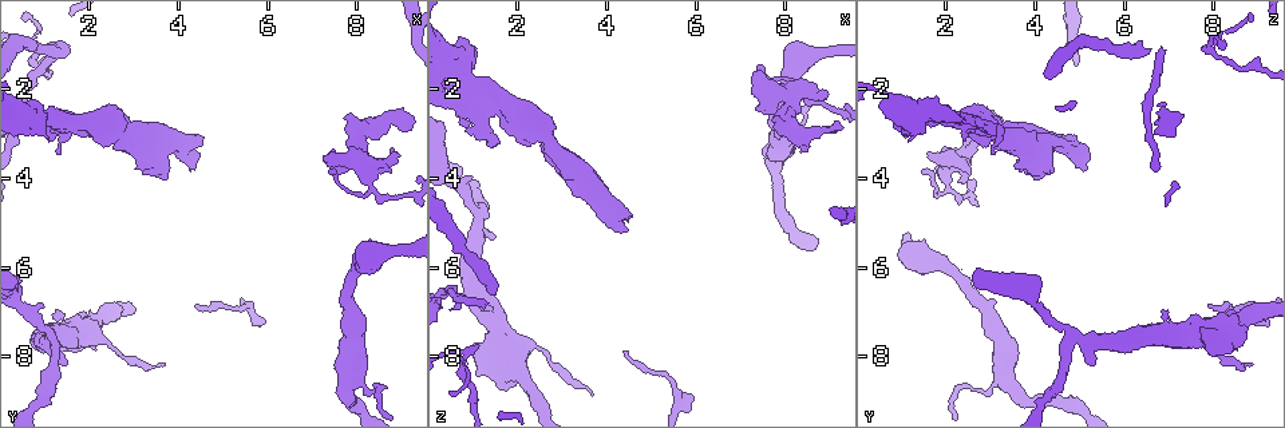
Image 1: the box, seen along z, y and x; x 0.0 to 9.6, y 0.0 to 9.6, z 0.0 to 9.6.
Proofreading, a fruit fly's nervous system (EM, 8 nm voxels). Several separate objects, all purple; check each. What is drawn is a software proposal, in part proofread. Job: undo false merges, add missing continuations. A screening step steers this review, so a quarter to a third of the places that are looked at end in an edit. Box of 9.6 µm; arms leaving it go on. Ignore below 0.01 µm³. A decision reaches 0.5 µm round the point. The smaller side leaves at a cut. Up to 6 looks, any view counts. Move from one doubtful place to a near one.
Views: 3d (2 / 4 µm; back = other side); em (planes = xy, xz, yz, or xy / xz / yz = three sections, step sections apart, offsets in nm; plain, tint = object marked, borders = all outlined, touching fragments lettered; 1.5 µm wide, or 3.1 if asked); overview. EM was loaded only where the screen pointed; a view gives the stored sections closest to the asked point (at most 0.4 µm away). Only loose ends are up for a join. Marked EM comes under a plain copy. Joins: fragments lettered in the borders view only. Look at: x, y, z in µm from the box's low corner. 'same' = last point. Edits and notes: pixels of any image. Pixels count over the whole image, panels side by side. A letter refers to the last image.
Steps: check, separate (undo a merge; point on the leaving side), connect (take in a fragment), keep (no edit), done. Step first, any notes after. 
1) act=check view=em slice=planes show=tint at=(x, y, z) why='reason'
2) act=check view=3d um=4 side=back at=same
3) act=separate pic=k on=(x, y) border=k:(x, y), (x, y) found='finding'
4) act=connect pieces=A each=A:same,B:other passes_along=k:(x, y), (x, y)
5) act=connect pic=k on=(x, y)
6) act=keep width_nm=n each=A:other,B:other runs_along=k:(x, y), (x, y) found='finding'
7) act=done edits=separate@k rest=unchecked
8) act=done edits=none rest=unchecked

act=check view=3d um=2 at=(1.10, 7.50, 4.90)

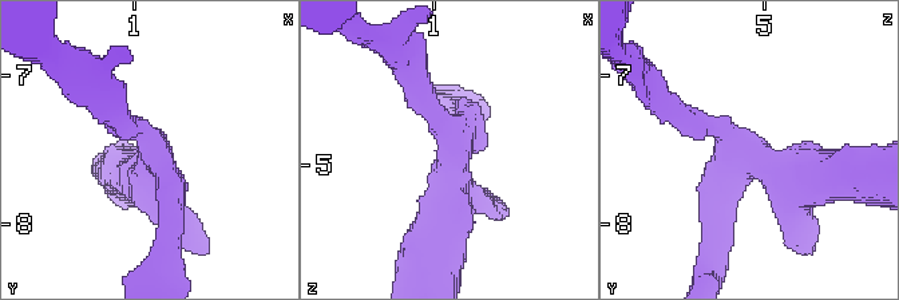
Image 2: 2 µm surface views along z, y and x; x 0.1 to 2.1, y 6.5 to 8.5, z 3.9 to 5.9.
act=check view=em slice=planes show=borders at=(1.14, 7.50, 4.88)

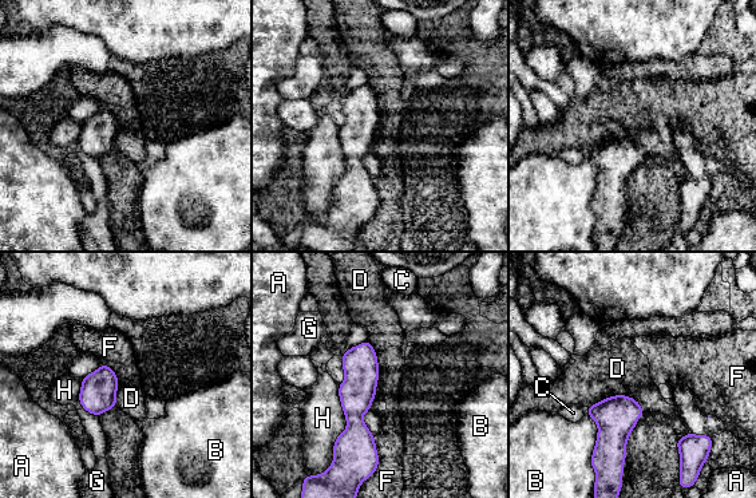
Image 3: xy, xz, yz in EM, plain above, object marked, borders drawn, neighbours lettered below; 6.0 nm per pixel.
act=keep each=A:other,B:other,C:other,D:other,F:other,G:other,H:other runs_along=3:(367, 346), (355, 402), (353, 461) found='continuous, no second neuron'

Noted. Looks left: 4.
act=check view=3d um=4 at=(1.35, 7.00, 6.95) why='free end'

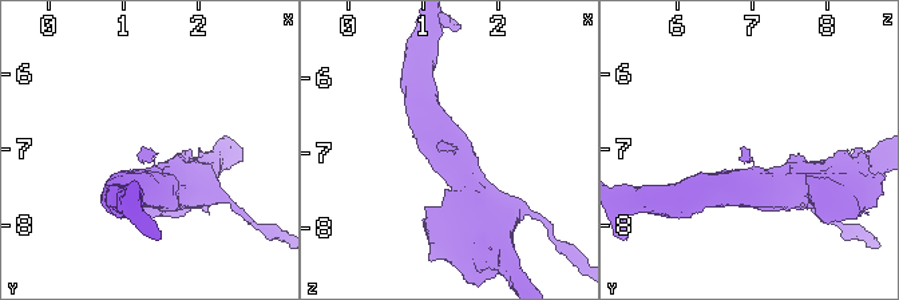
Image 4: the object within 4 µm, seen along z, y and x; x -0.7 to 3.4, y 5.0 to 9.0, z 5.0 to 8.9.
act=check view=em slice=xz step=4 show=borders at=(1.40, 7.00, 7.00)

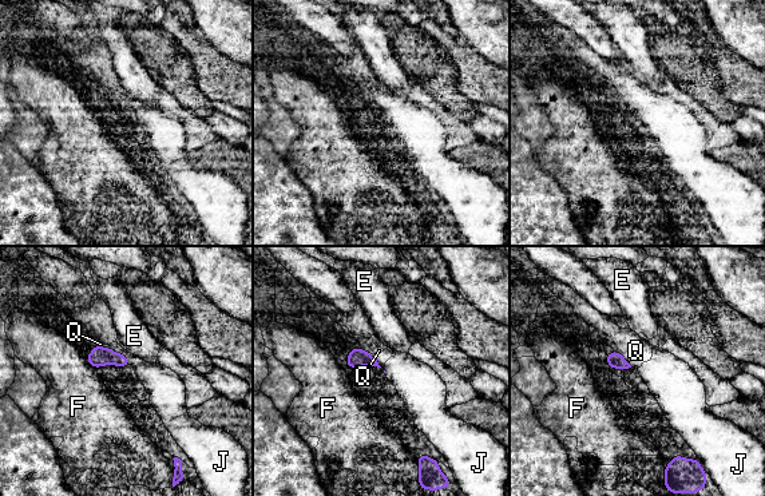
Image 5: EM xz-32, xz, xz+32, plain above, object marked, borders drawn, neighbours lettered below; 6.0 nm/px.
act=check view=em slice=planes show=borders at=same why='another direction'

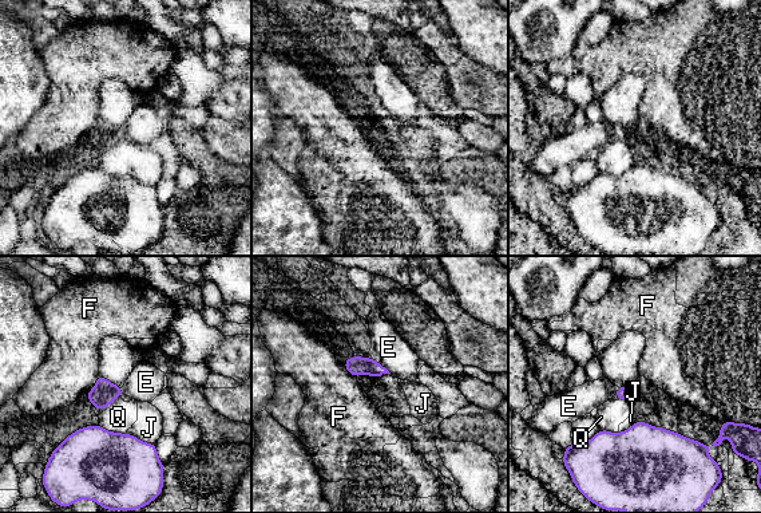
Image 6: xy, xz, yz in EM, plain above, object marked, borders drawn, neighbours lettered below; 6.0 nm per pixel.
act=keep each=E:other,F:other,J:other,Q:other border=6:(347, 358), (345, 369), (356, 378) found='none of them fits'

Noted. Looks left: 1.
act=done edits=none rest=unchecked

